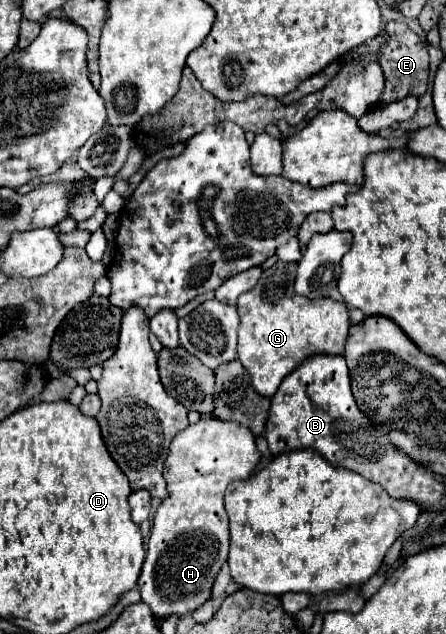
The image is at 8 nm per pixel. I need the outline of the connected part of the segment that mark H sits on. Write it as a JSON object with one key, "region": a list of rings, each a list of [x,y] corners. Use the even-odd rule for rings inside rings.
{"region":[[[201,417],[195,425],[189,425],[175,435],[169,447],[169,457],[165,461],[165,481],[167,481],[167,499],[159,505],[151,537],[147,541],[147,557],[139,577],[141,601],[145,601],[155,617],[163,615],[185,615],[195,611],[201,603],[211,597],[211,585],[221,565],[227,561],[229,551],[229,521],[223,505],[223,493],[231,481],[247,479],[259,463],[259,449],[251,431],[245,431],[239,423],[221,421],[215,417]]]}

